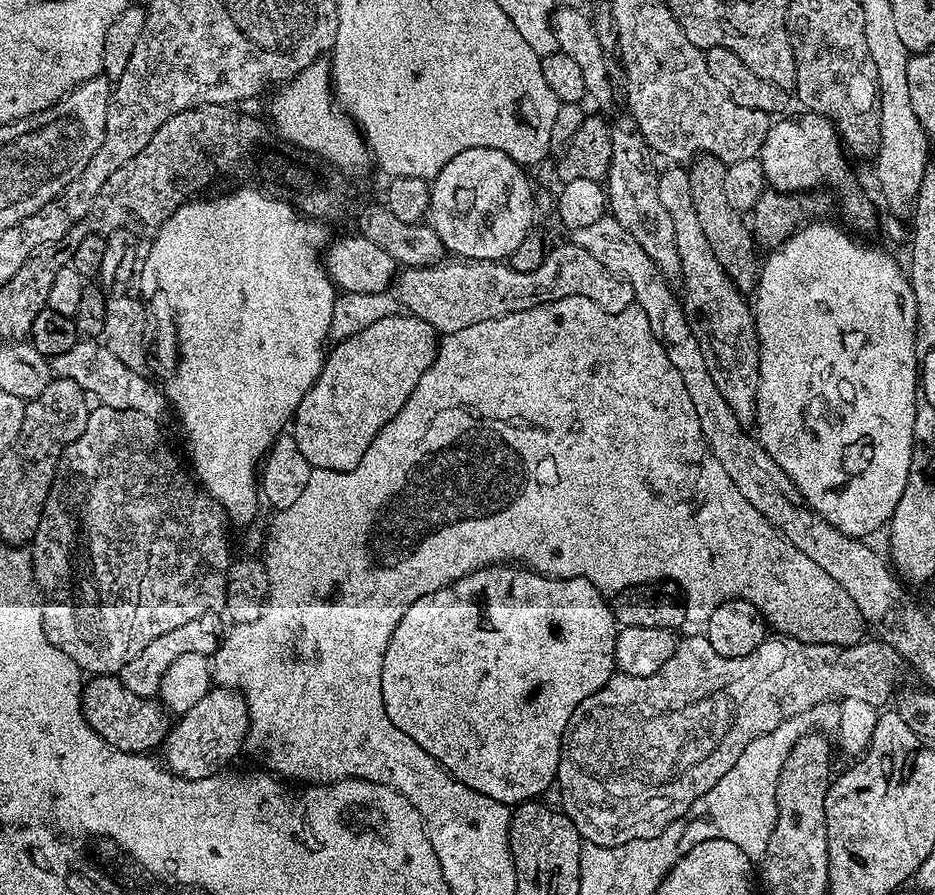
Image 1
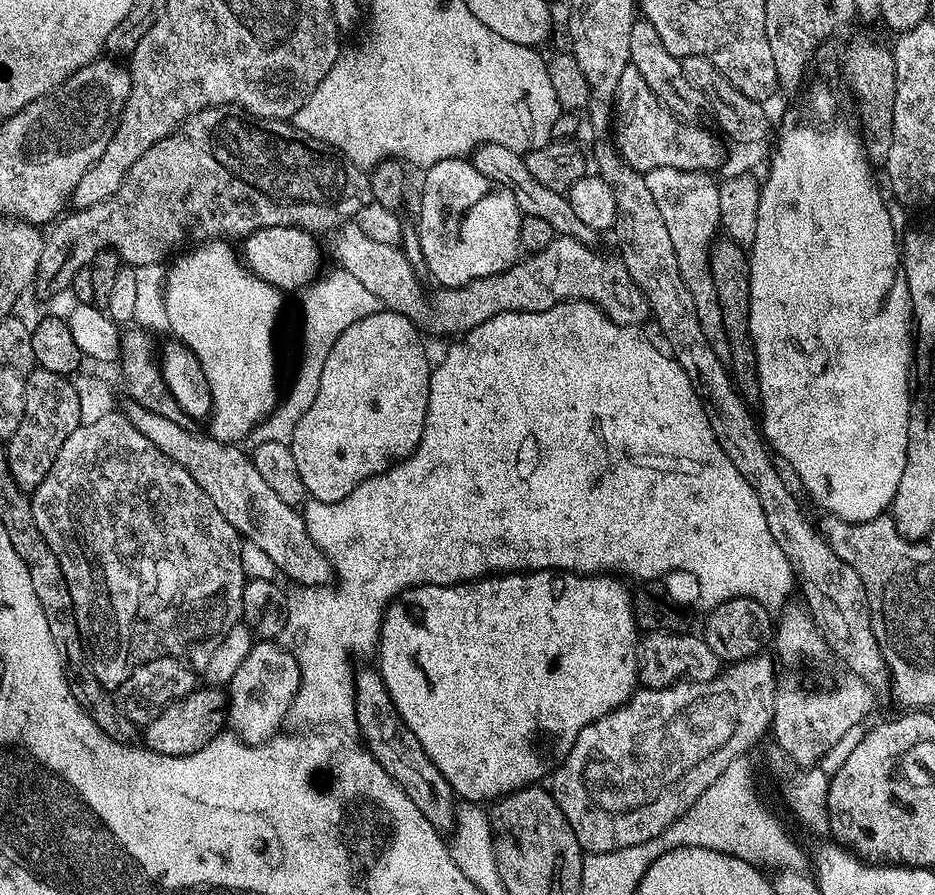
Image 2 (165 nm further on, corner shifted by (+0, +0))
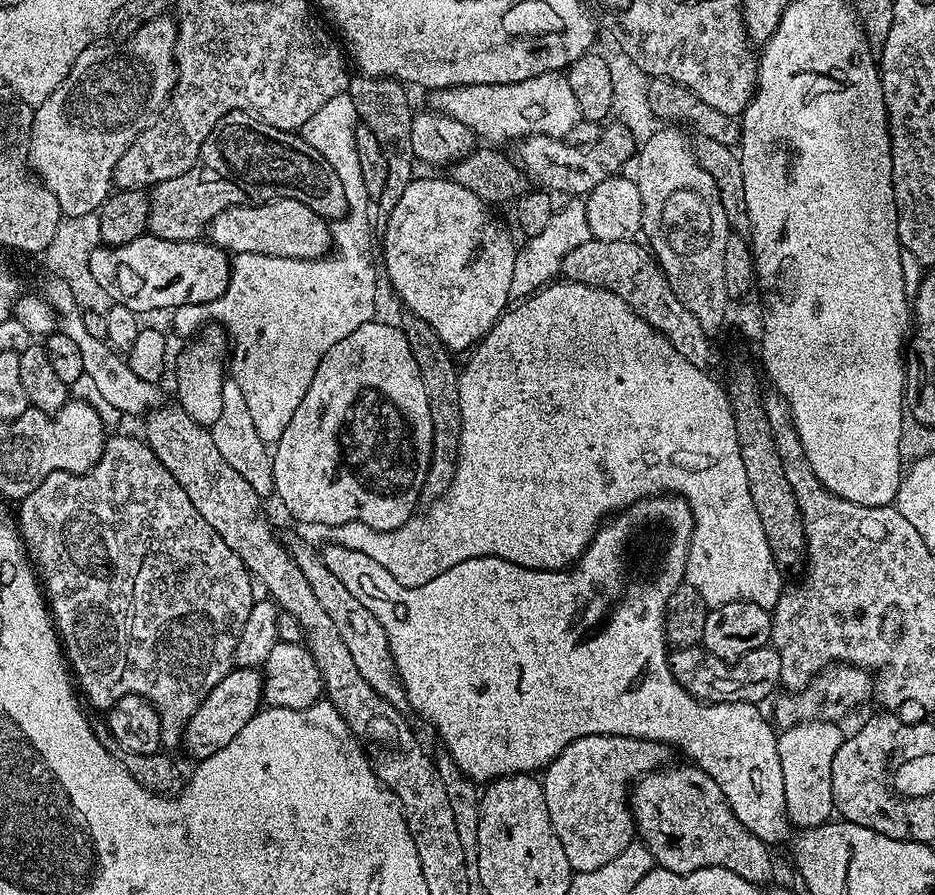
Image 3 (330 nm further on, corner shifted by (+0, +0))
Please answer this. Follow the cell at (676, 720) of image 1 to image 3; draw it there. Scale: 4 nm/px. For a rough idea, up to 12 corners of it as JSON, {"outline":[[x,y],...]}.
{"outline":[[587,736],[542,772],[573,873],[637,835],[630,785],[669,745]]}

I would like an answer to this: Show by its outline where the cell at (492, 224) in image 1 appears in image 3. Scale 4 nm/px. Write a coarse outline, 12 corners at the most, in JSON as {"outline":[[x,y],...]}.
{"outline":[[413,178],[384,268],[453,354],[510,304],[518,244],[478,194]]}

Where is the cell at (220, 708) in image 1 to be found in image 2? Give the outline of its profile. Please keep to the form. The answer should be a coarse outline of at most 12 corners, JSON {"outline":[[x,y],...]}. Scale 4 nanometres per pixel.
{"outline":[[257,639],[226,686],[226,724],[266,744],[286,724],[300,671]]}

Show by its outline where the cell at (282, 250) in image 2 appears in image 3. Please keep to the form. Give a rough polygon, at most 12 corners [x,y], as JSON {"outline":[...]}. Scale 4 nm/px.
{"outline":[[151,234],[90,254],[94,282],[137,314],[217,300],[211,242]]}

